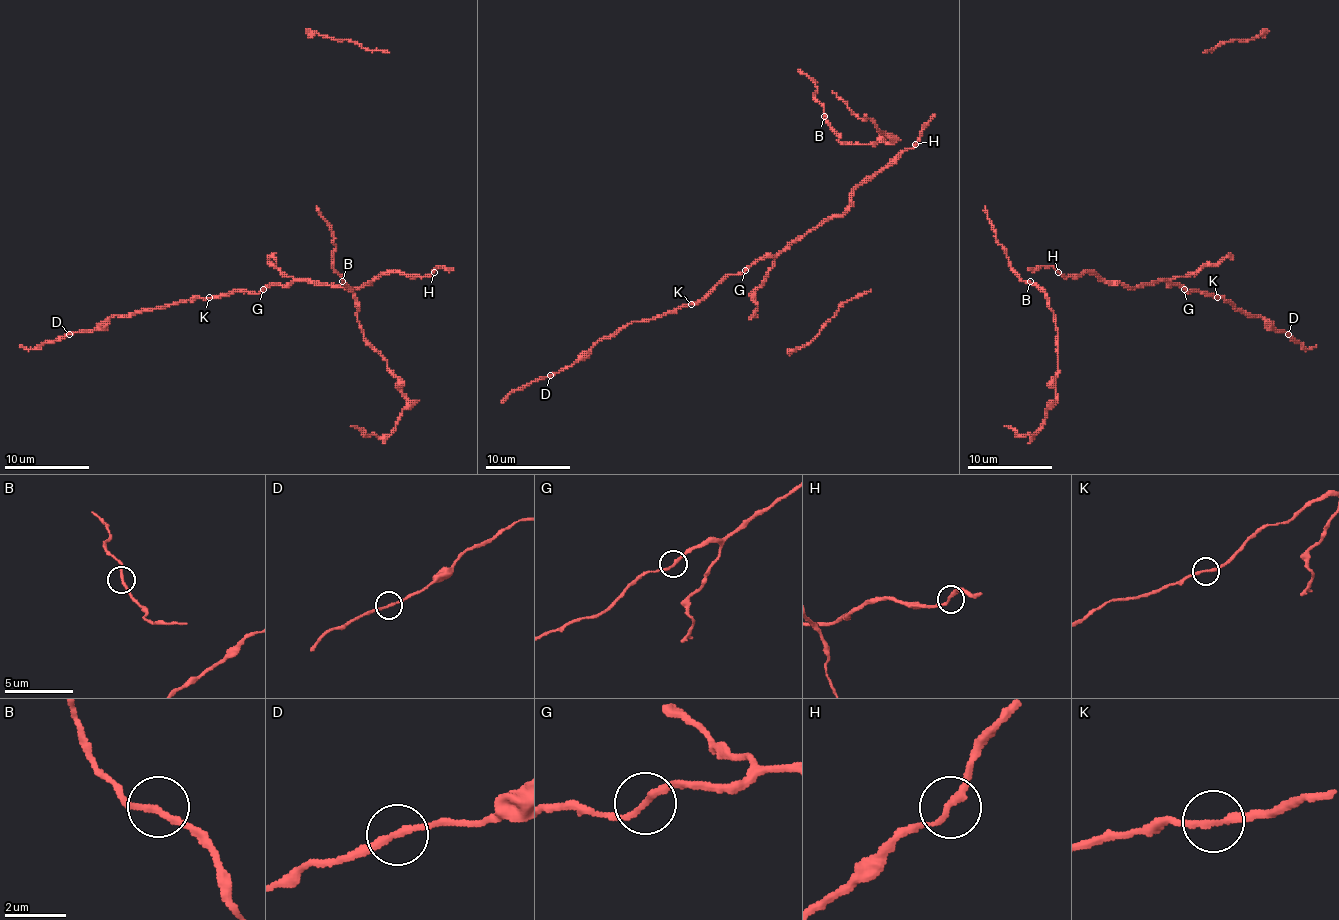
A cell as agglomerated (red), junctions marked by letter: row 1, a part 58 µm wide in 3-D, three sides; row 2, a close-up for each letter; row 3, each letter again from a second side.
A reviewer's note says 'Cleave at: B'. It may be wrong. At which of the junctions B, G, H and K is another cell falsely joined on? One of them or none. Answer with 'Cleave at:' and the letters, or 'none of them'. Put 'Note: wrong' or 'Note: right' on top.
Note: wrong
Cleave at: none of them

